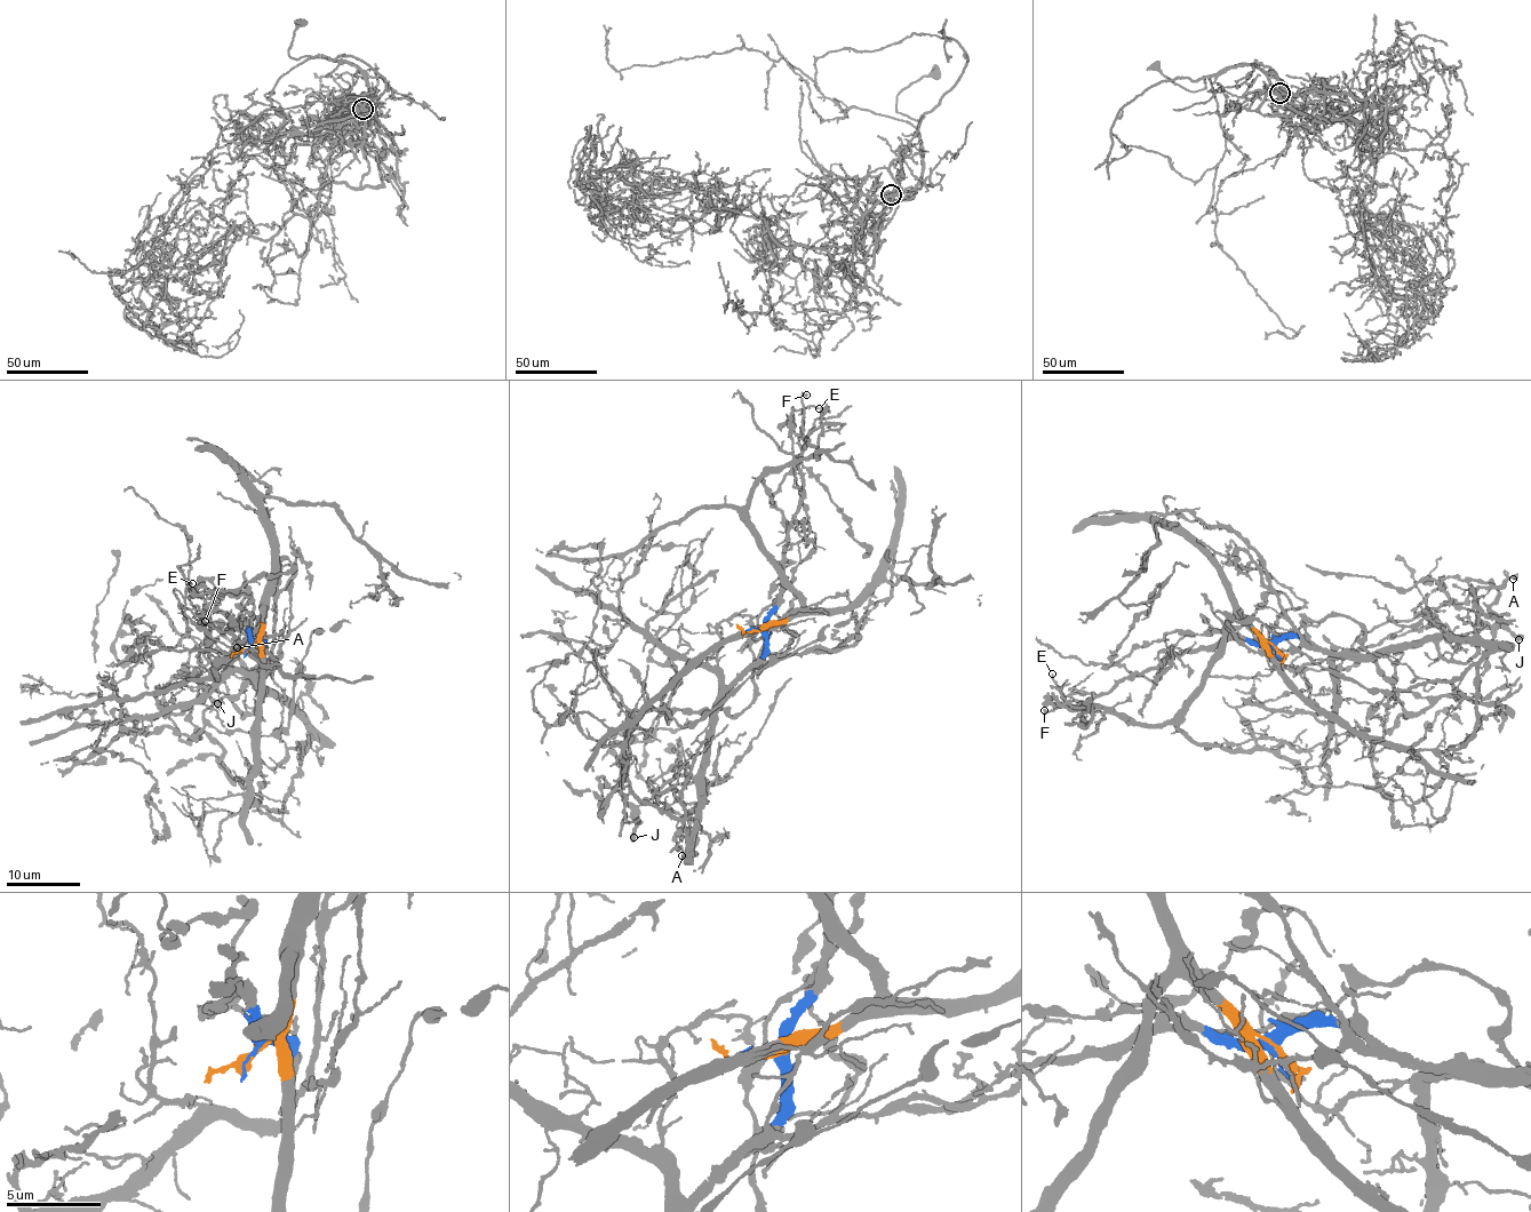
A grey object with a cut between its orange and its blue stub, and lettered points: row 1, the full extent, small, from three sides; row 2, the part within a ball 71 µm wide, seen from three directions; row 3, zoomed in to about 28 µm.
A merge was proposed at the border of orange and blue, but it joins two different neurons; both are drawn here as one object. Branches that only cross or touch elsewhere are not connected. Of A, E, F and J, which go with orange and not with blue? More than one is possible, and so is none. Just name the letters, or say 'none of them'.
E

